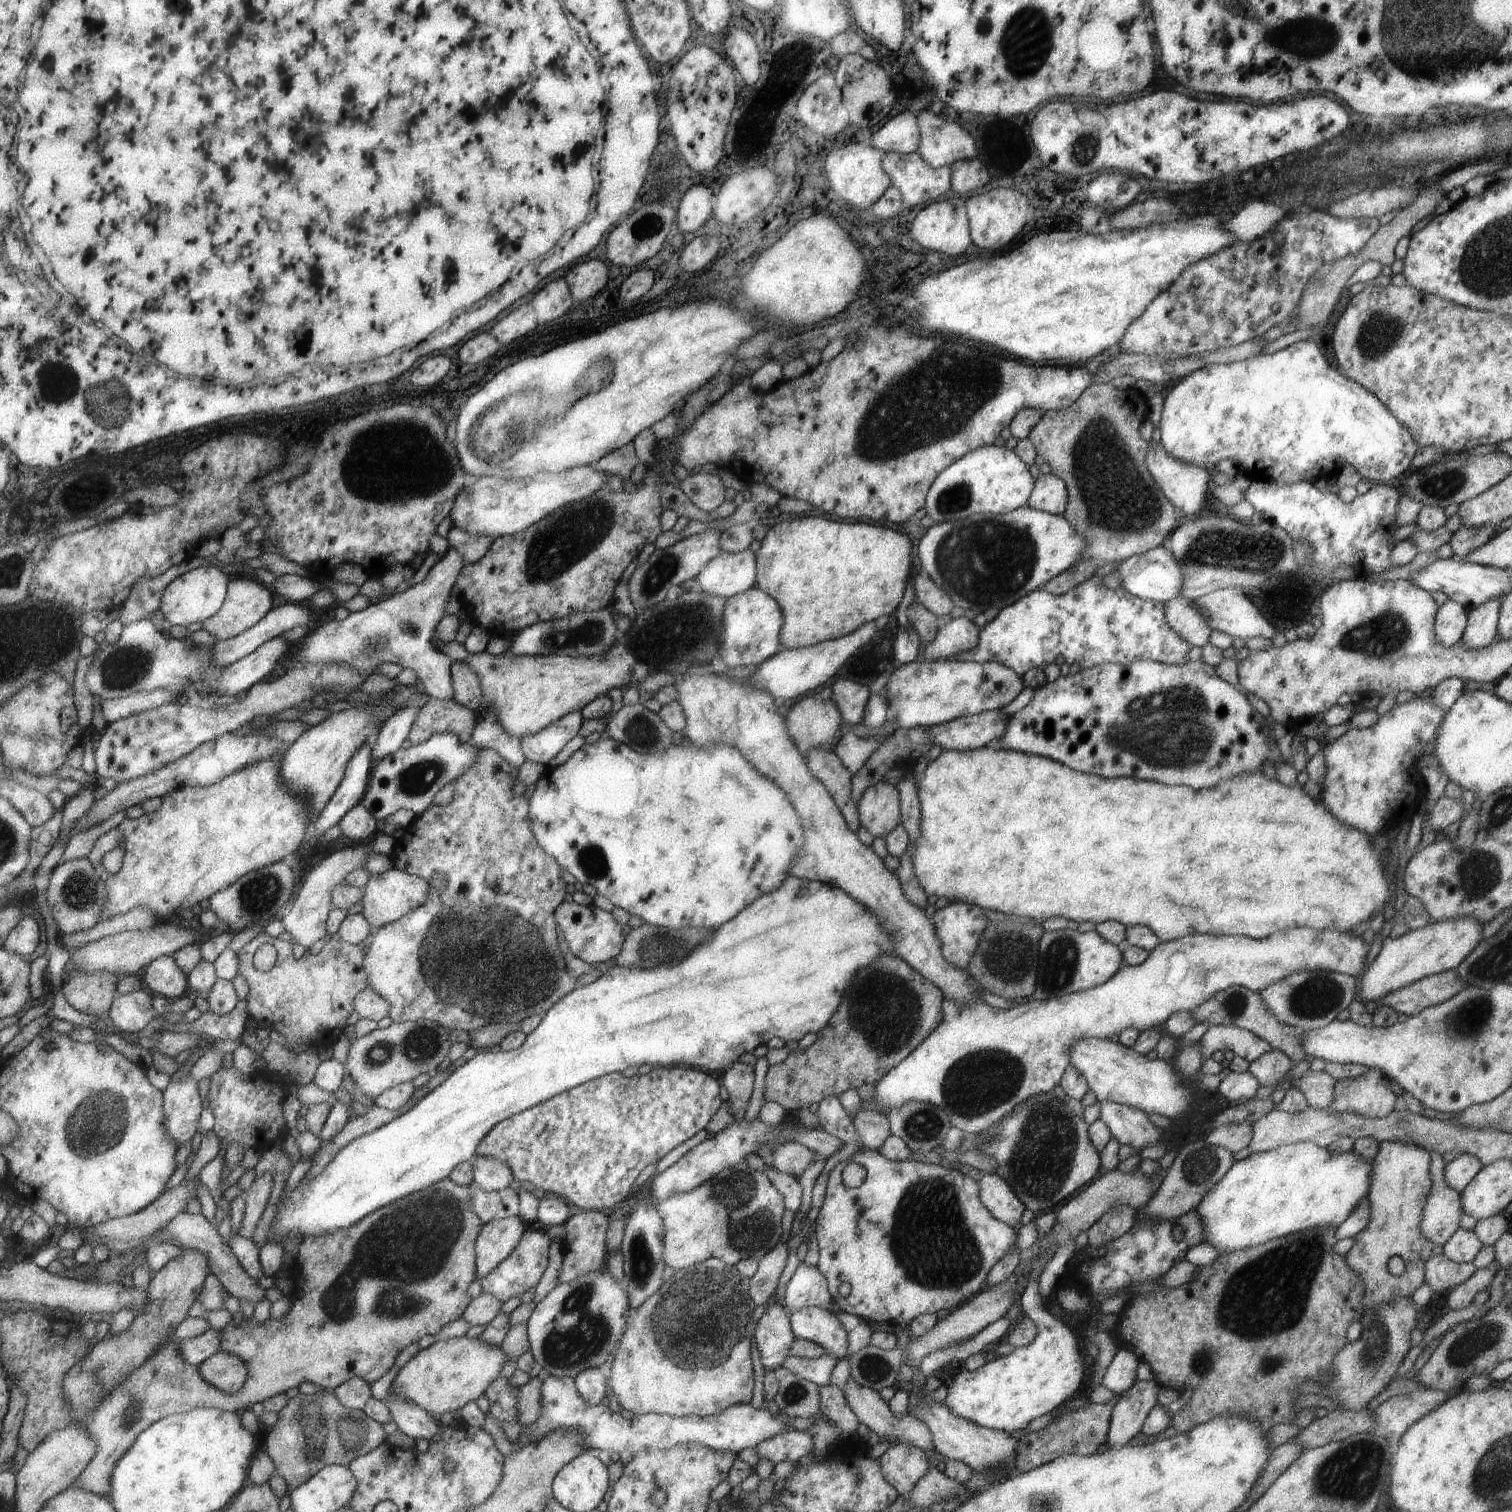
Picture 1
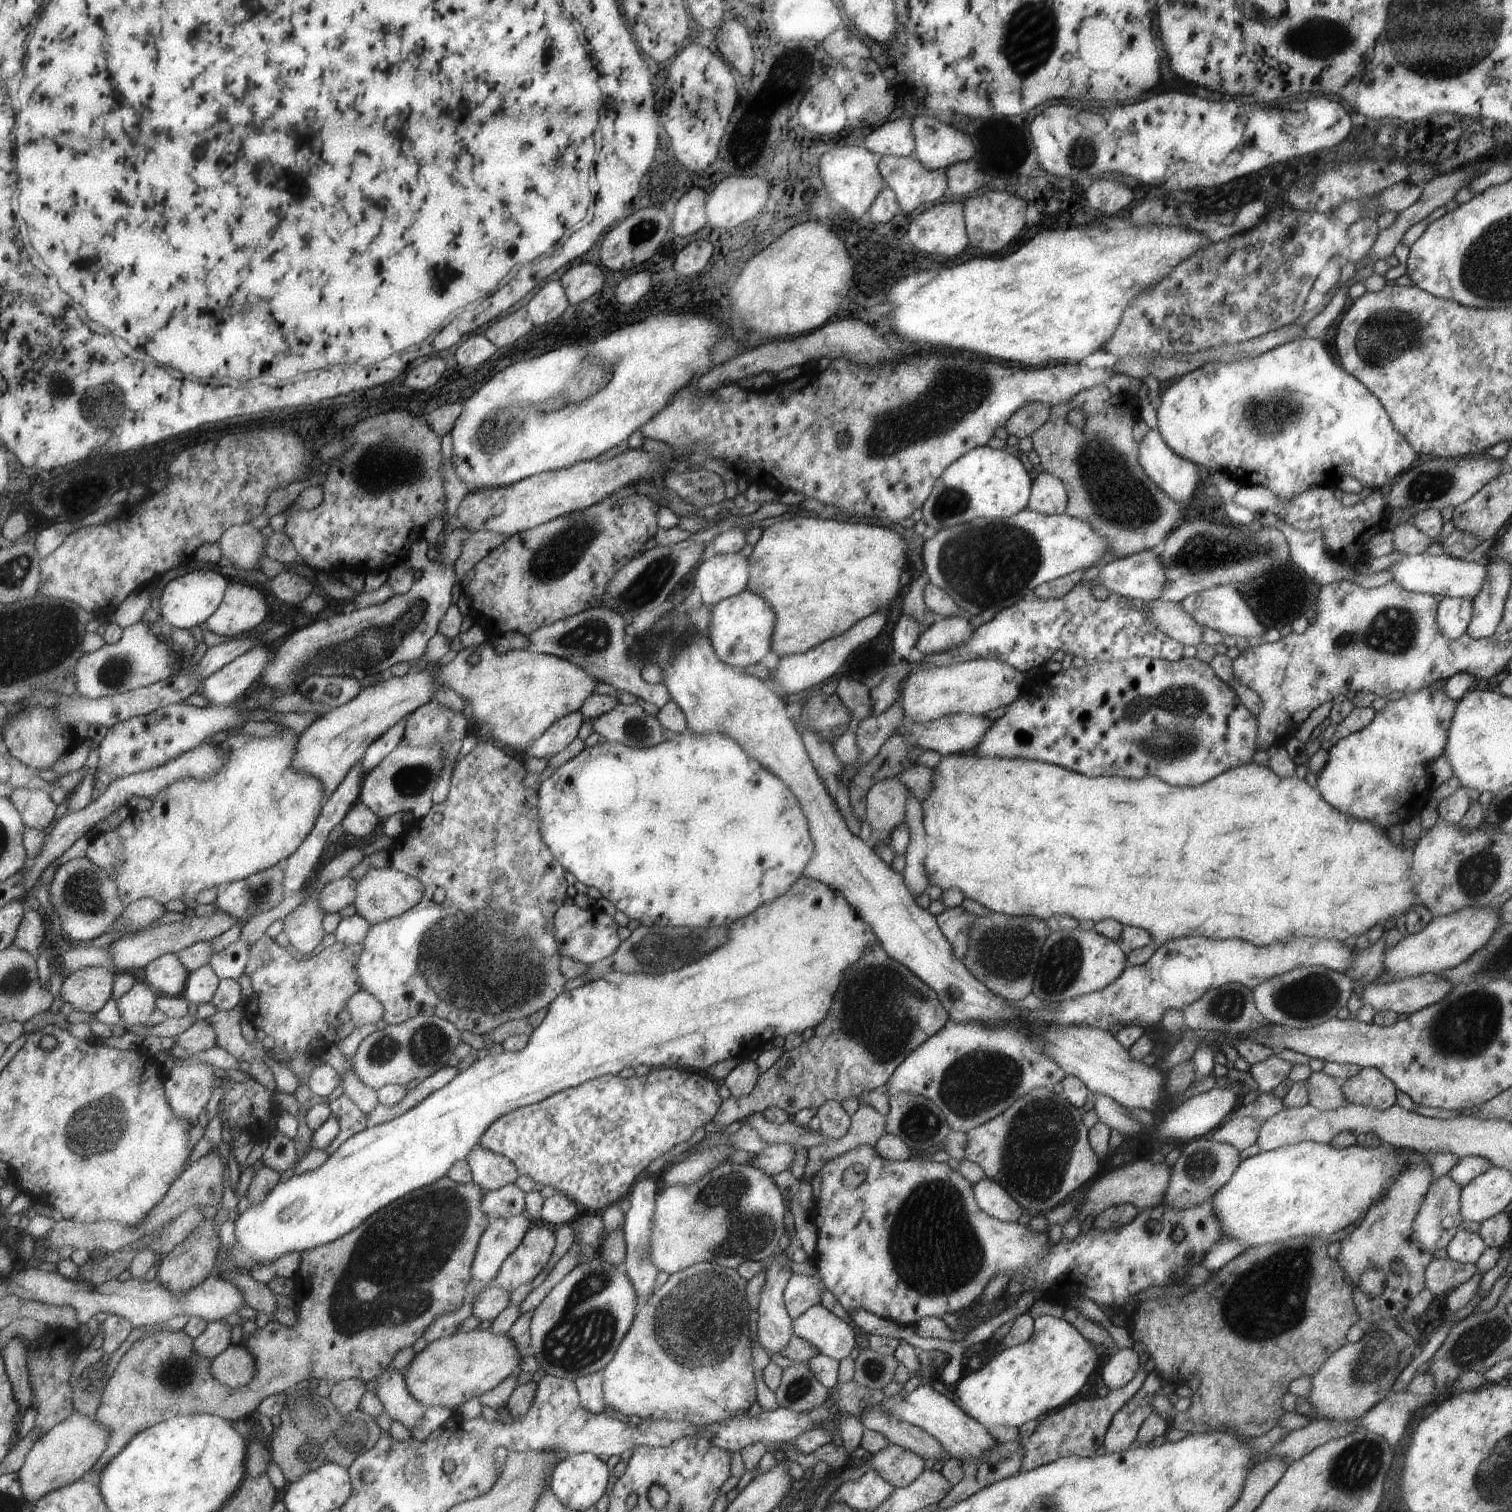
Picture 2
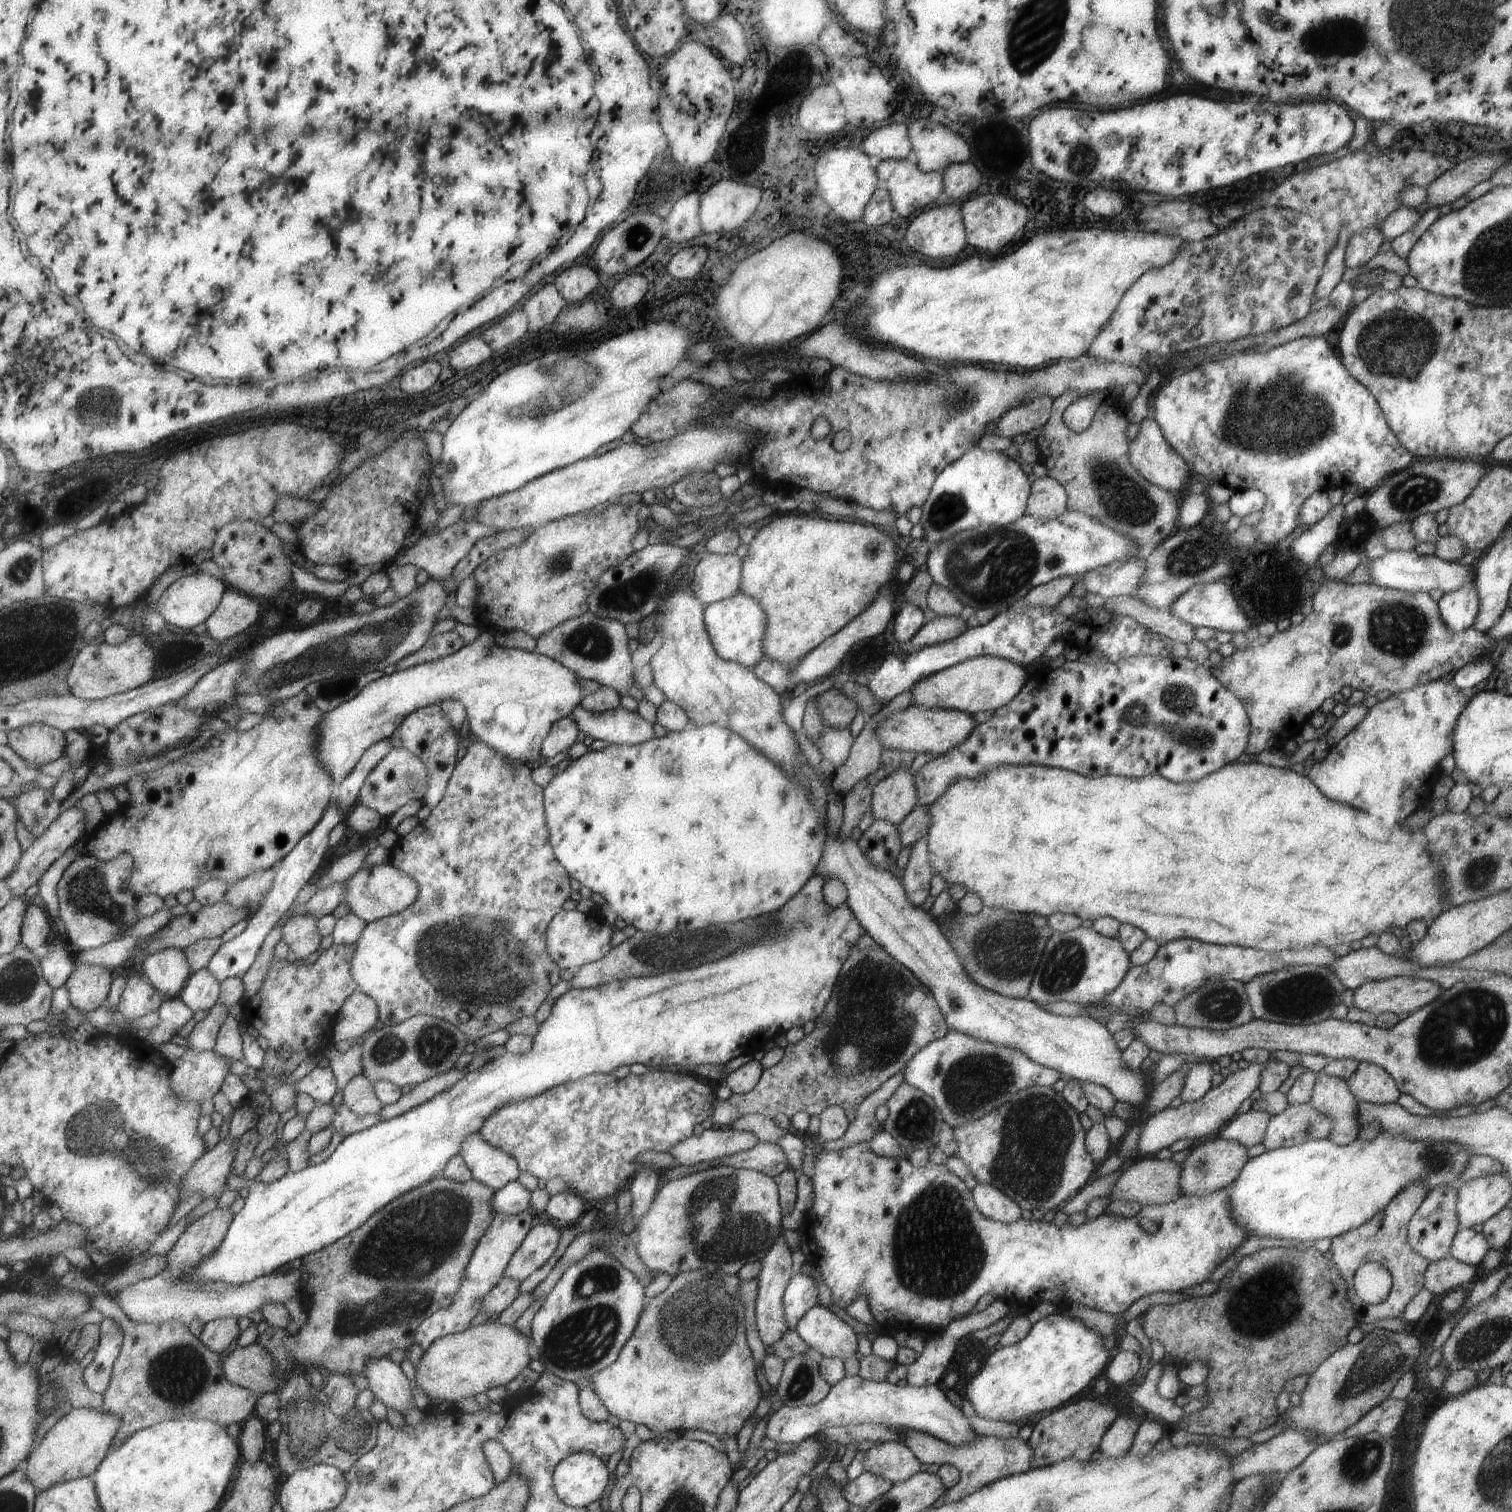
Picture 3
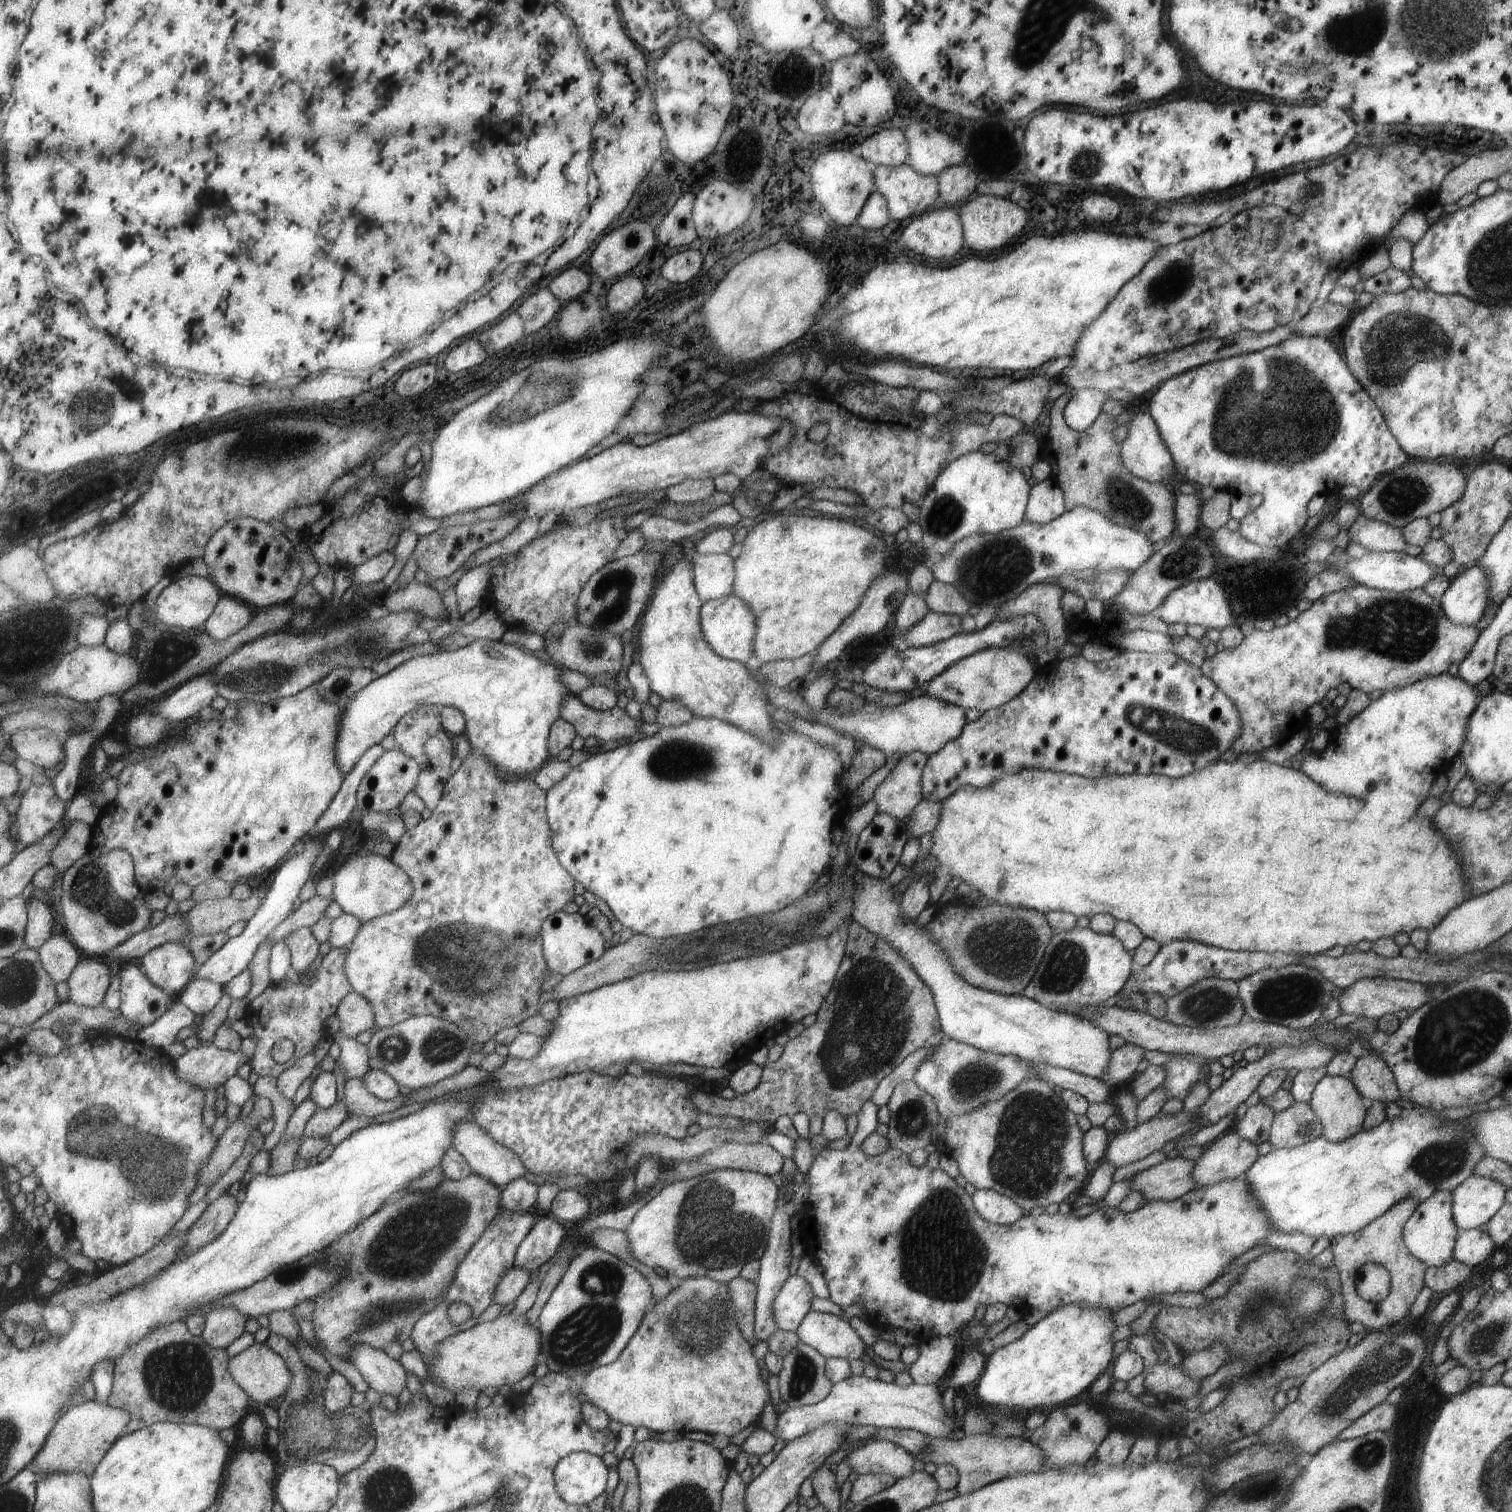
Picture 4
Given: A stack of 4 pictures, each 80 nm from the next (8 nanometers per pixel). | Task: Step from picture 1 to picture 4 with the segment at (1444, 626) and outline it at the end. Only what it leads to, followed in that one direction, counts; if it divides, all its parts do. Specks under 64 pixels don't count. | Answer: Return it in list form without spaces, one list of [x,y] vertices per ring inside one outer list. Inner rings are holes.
[[[1478,564],[1468,568],[1462,568],[1457,575],[1451,578],[1447,589],[1438,599],[1443,614],[1449,622],[1457,626],[1475,625],[1481,616],[1484,615],[1484,608],[1487,602],[1486,582],[1489,576],[1481,570]]]

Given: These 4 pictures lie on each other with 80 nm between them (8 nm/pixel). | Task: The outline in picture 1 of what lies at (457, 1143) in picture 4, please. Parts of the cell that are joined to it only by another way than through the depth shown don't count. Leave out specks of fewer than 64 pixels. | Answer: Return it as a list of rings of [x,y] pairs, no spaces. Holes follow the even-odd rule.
[[[475,1156],[475,1183],[487,1192],[500,1191],[511,1186],[513,1182],[509,1167],[496,1158]]]

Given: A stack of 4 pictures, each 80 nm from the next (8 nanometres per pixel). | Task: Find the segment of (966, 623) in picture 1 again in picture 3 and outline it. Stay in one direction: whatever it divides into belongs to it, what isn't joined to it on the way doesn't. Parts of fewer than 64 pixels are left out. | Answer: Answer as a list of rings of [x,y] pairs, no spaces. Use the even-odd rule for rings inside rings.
[[[938,615],[926,622],[911,638],[910,644],[915,650],[938,645],[957,638],[969,629],[965,621],[958,616]]]

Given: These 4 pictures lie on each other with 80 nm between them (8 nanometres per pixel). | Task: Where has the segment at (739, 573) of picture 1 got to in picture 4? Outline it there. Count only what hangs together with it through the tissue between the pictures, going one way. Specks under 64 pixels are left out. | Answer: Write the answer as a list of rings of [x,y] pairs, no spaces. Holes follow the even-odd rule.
[[[727,553],[699,555],[694,560],[692,583],[703,602],[732,594],[734,560]]]

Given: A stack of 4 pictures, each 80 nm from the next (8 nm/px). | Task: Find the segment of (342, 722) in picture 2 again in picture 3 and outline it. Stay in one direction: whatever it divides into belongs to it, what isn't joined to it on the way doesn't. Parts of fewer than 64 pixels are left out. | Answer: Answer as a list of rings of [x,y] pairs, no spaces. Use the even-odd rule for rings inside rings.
[[[485,630],[473,644],[465,645],[459,652],[433,662],[426,662],[404,671],[394,671],[370,682],[355,698],[326,712],[318,724],[318,761],[335,779],[337,786],[354,770],[368,748],[397,733],[413,711],[442,703],[447,699],[460,700],[468,710],[468,723],[474,740],[486,742],[499,754],[513,763],[535,766],[540,754],[539,747],[551,725],[566,717],[580,704],[586,695],[578,683],[576,673],[548,656],[533,651],[508,649],[495,642],[495,631]]]

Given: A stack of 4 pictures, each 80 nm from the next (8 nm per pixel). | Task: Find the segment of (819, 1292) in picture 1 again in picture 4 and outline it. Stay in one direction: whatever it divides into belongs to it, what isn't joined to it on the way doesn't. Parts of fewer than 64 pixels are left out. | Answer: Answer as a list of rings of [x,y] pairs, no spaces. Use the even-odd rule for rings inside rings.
[[[789,1275],[772,1302],[772,1317],[779,1331],[795,1331],[801,1319],[810,1311],[813,1288],[799,1275]]]

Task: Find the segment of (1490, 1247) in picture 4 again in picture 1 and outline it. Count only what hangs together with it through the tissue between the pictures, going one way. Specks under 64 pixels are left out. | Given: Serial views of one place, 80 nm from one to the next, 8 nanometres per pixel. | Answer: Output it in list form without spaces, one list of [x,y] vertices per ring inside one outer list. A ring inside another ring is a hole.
[[[1455,1229],[1455,1232],[1441,1245],[1442,1254],[1456,1263],[1471,1263],[1483,1245],[1472,1230]]]

